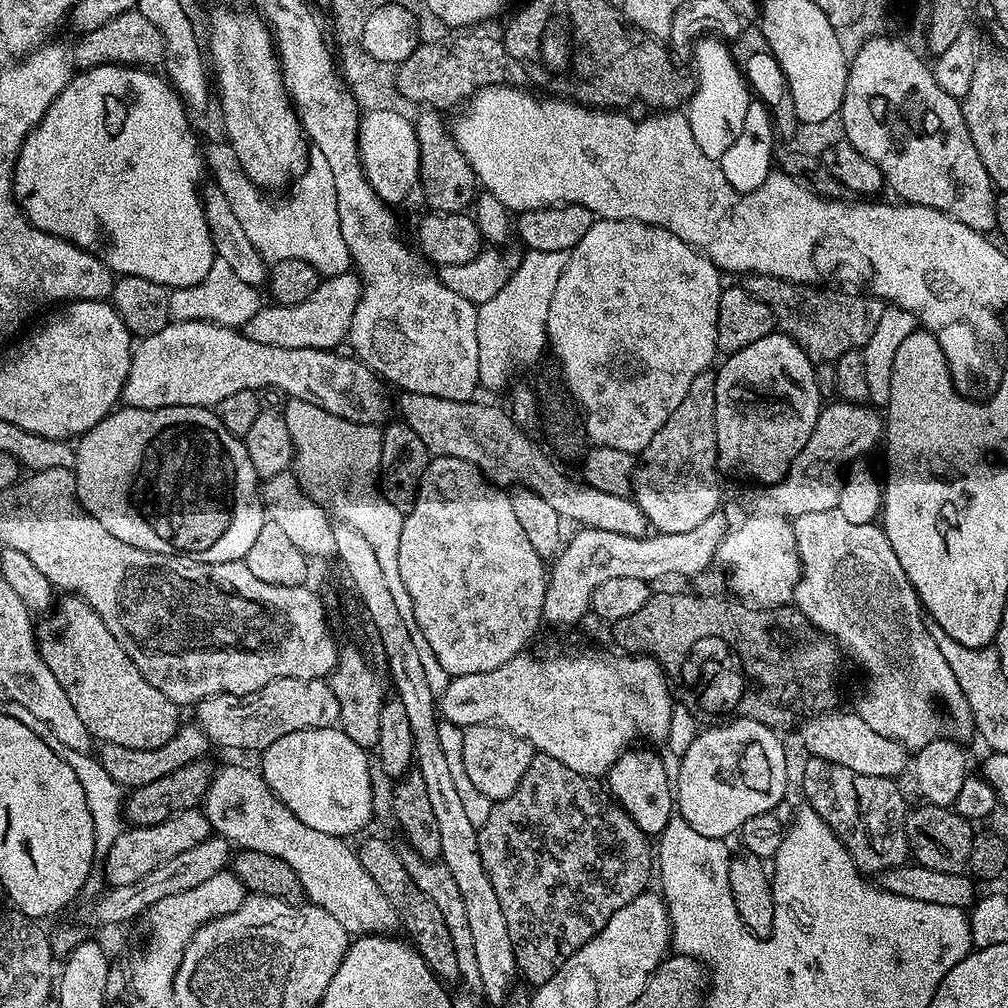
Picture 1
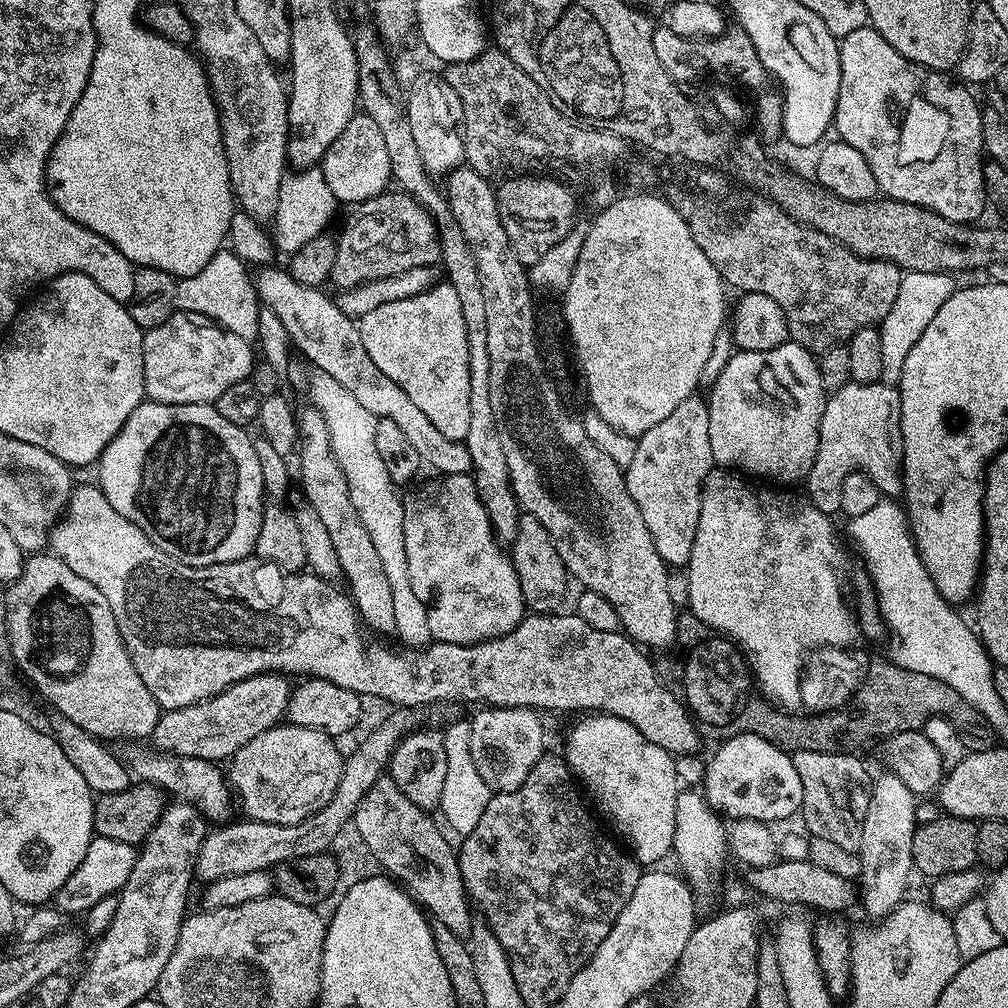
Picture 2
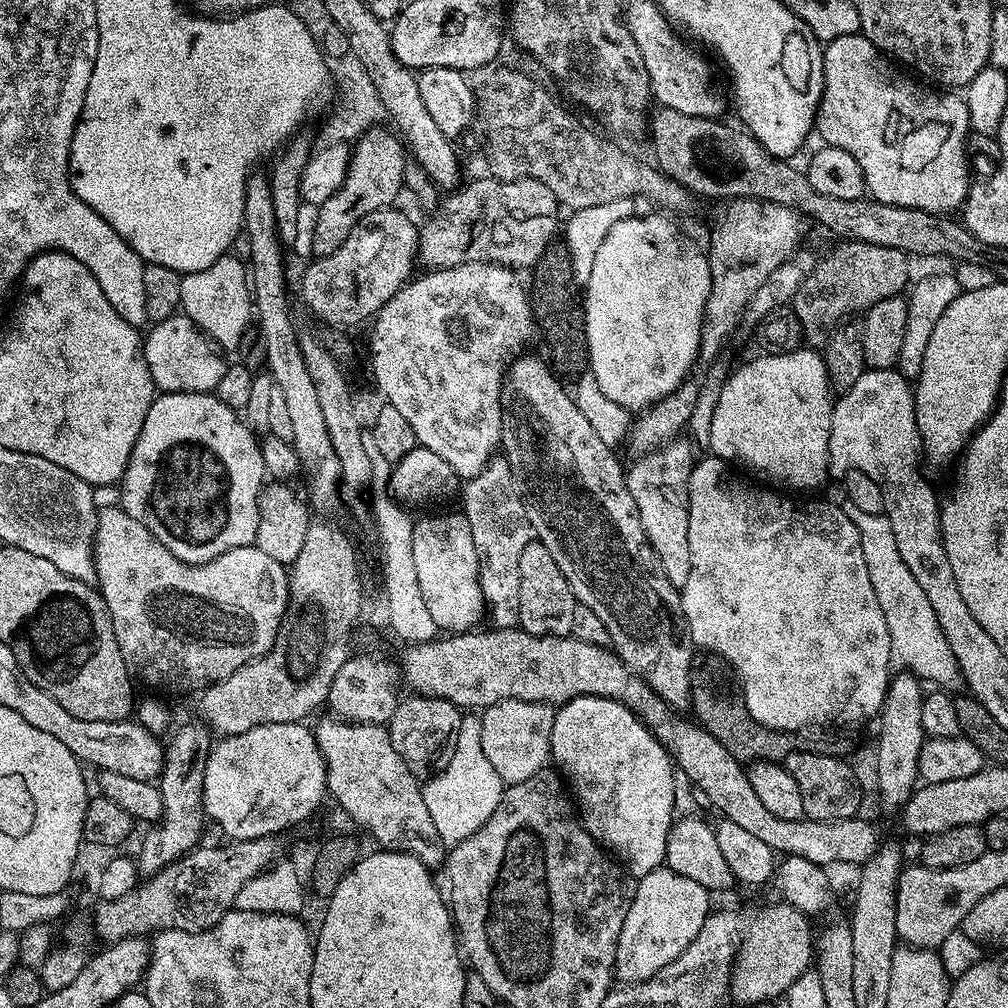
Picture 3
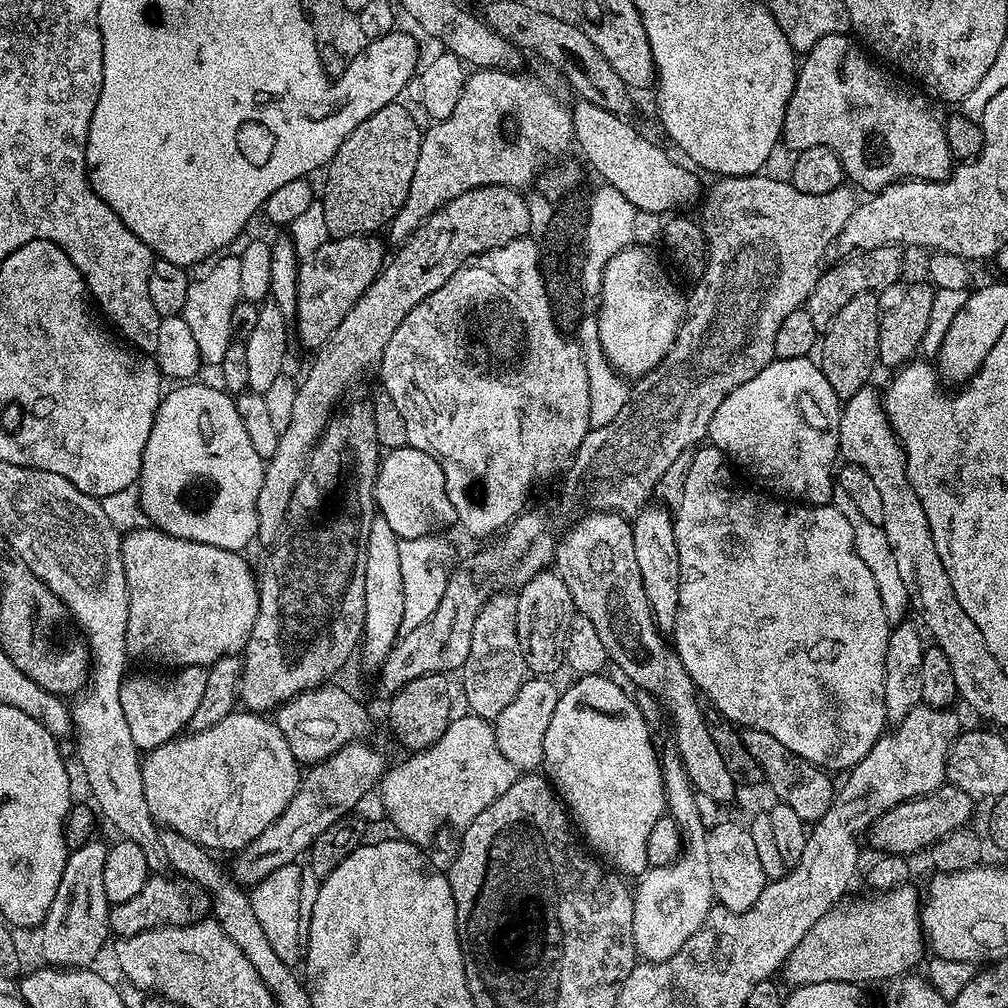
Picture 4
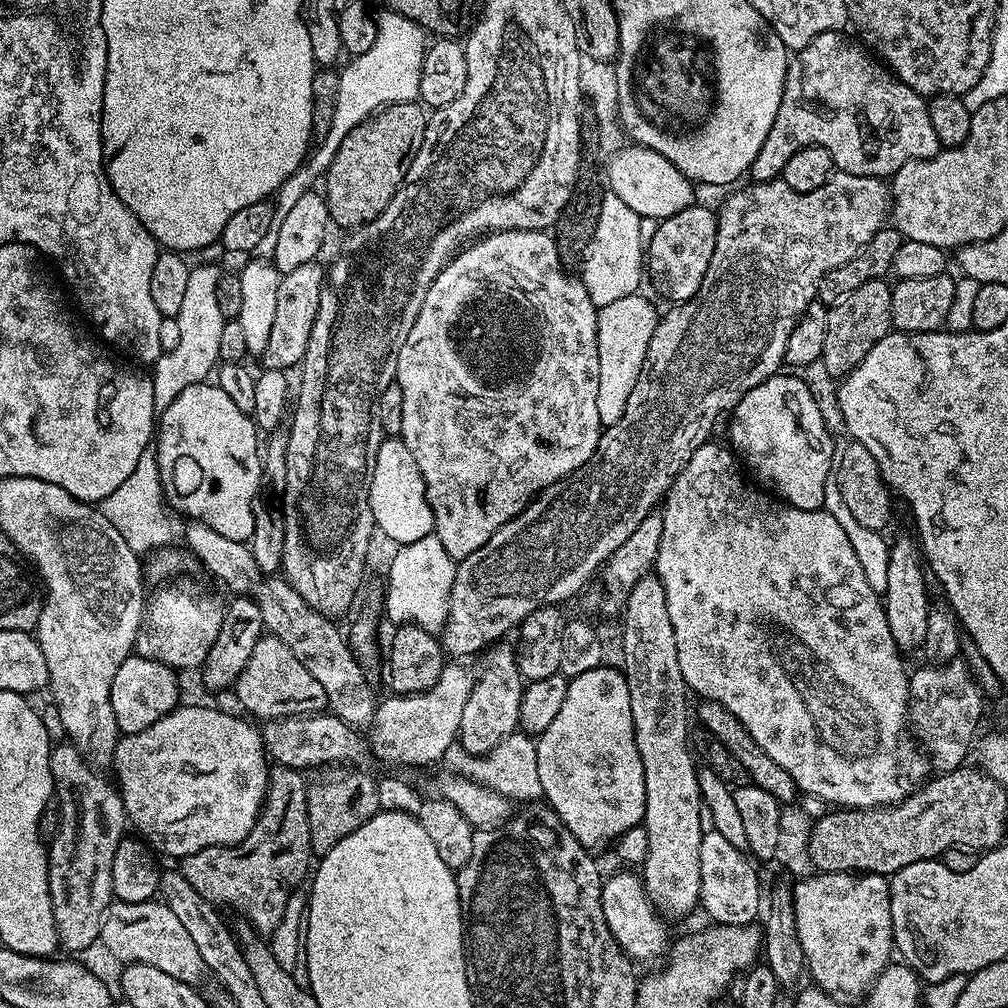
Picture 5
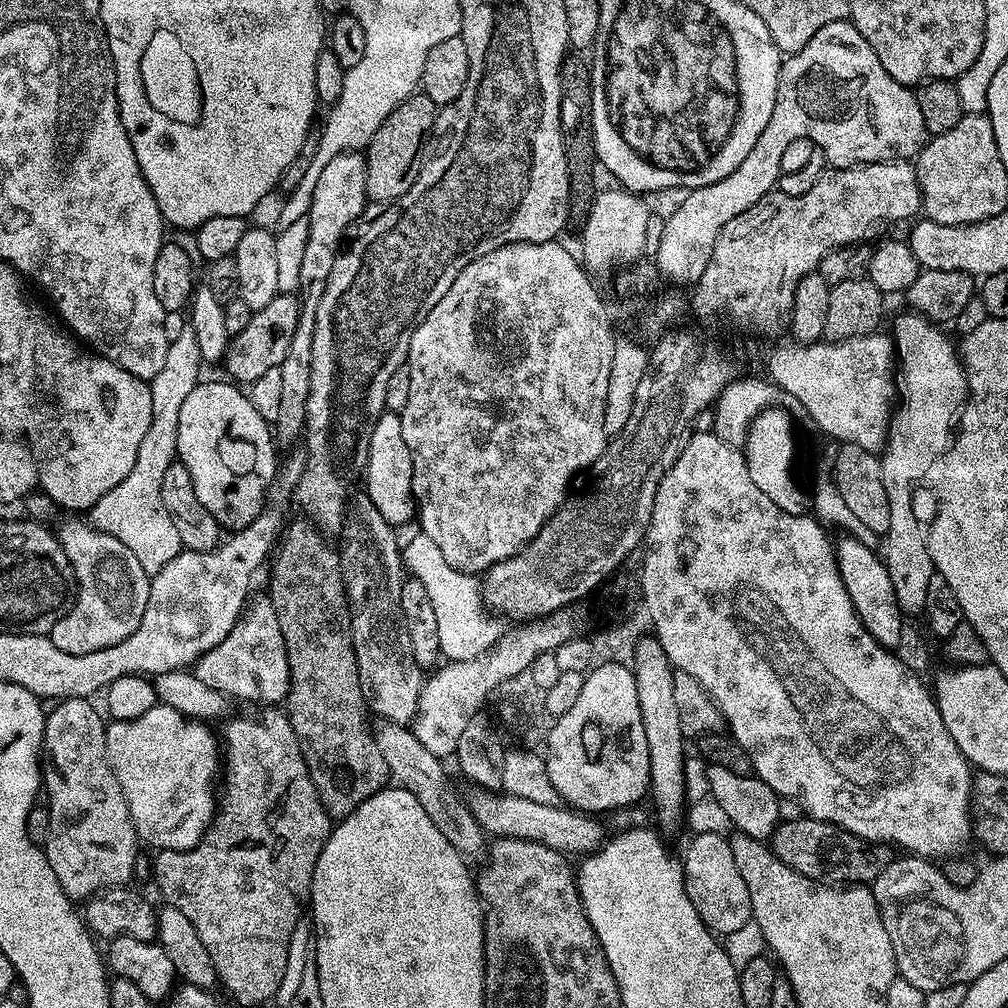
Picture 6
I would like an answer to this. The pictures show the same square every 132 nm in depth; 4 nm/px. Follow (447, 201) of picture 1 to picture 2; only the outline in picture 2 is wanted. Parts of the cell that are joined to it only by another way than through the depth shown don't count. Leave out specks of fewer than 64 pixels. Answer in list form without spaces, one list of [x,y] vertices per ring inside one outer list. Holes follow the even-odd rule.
[[[435,71],[422,73],[406,89],[406,105],[411,135],[418,146],[422,166],[433,178],[447,177],[448,173],[464,164],[464,115],[462,102],[454,94],[454,86]]]

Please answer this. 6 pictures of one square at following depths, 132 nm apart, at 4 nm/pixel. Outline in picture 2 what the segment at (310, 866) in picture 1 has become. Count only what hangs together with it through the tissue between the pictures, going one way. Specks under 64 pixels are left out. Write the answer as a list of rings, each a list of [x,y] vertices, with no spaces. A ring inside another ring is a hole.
[[[128,742],[118,752],[118,757],[125,768],[137,781],[145,784],[154,784],[157,788],[163,788],[165,793],[174,795],[181,801],[195,806],[201,816],[209,822],[228,822],[233,819],[232,804],[234,808],[234,793],[226,779],[225,773],[220,772],[211,760],[199,760],[198,758],[186,758],[185,756],[173,756],[170,752],[151,750],[143,752],[141,745],[136,742]]]

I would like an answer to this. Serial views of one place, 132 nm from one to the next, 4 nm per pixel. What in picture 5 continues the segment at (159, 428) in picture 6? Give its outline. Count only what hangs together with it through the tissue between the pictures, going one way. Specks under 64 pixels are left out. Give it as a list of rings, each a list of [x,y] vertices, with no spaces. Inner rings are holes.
[[[212,264],[191,267],[189,284],[179,314],[175,316],[181,331],[178,346],[171,352],[161,353],[153,365],[150,379],[154,390],[154,402],[157,411],[170,406],[178,394],[187,386],[203,383],[217,367],[220,360],[219,337],[225,318],[218,304],[217,286],[222,270]],[[149,450],[138,458],[138,466],[134,466],[134,474],[114,490],[114,494],[106,494],[106,498],[98,505],[100,512],[122,534],[126,546],[138,554],[151,554],[158,548],[169,547],[172,540],[172,519],[173,513],[170,511],[165,498],[162,478],[160,477],[160,462],[155,451]]]

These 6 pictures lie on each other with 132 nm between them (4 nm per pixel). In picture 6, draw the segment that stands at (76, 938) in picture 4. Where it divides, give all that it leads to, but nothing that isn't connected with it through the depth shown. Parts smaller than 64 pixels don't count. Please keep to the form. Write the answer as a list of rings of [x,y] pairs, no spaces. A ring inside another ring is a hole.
[[[69,696],[66,700],[61,700],[59,703],[55,705],[56,708],[47,713],[45,722],[44,722],[44,746],[43,751],[46,753],[46,767],[43,769],[42,772],[42,784],[43,787],[46,789],[46,796],[48,792],[48,801],[46,801],[46,807],[48,809],[48,813],[50,814],[50,838],[48,841],[42,845],[44,849],[44,853],[46,854],[46,858],[50,862],[50,870],[54,870],[54,878],[58,878],[58,882],[62,886],[62,890],[64,893],[68,895],[69,900],[73,902],[84,902],[87,901],[89,898],[109,889],[109,888],[115,888],[117,886],[124,886],[129,883],[128,879],[132,876],[132,871],[136,868],[136,844],[138,845],[138,837],[136,835],[136,827],[132,824],[132,819],[130,818],[130,810],[126,806],[126,798],[122,794],[122,786],[118,786],[118,778],[114,774],[114,770],[112,769],[111,762],[108,761],[108,747],[106,746],[106,720],[105,717],[102,715],[100,717],[100,712],[98,709],[95,708],[94,705],[92,705],[93,701],[91,699],[82,697],[82,696]]]

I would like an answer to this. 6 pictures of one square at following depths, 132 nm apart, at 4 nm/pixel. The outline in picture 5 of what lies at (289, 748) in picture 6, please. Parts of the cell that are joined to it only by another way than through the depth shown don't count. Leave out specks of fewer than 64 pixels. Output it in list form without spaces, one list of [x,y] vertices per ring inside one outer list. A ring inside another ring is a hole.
[[[276,766],[271,769],[268,777],[268,793],[264,796],[264,807],[260,809],[260,817],[256,820],[255,826],[250,830],[250,834],[246,834],[246,838],[242,838],[242,842],[237,844],[225,844],[222,848],[207,848],[206,850],[198,850],[194,854],[183,857],[179,861],[178,870],[186,878],[186,882],[190,882],[190,886],[194,886],[194,890],[198,890],[198,894],[202,894],[202,898],[206,898],[210,903],[217,906],[225,906],[229,904],[236,912],[241,912],[243,919],[251,924],[260,934],[271,934],[278,926],[278,922],[282,922],[282,914],[286,910],[286,902],[290,902],[290,898],[301,887],[300,883],[307,881],[310,876],[310,869],[314,864],[314,853],[310,842],[310,822],[308,821],[308,785],[309,781],[304,780],[305,773],[295,768],[286,768]]]

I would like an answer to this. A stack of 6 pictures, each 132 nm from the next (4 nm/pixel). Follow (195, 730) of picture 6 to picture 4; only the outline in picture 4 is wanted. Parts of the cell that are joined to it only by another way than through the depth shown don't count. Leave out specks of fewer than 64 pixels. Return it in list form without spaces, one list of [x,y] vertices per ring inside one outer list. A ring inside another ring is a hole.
[[[247,710],[232,712],[222,722],[214,722],[214,726],[201,732],[189,731],[151,749],[143,757],[140,769],[146,806],[150,806],[153,820],[182,834],[182,838],[190,838],[190,842],[209,850],[221,848],[229,854],[254,842],[266,826],[279,818],[282,810],[290,806],[302,775],[302,765],[294,758],[290,742],[282,738],[282,730],[267,715]]]

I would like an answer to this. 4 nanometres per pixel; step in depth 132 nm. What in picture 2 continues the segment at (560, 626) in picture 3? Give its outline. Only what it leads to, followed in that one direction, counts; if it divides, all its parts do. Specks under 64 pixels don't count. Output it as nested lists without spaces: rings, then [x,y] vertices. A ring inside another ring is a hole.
[[[521,515],[517,522],[517,534],[510,543],[512,565],[522,586],[525,609],[532,614],[556,614],[561,611],[560,603],[568,592],[570,577],[564,568],[562,558],[552,541],[552,535],[538,522],[538,518]]]

